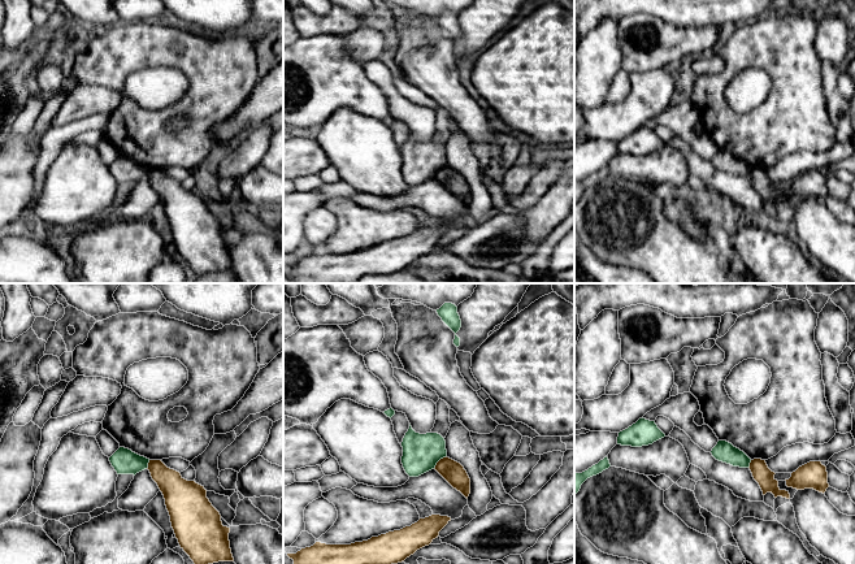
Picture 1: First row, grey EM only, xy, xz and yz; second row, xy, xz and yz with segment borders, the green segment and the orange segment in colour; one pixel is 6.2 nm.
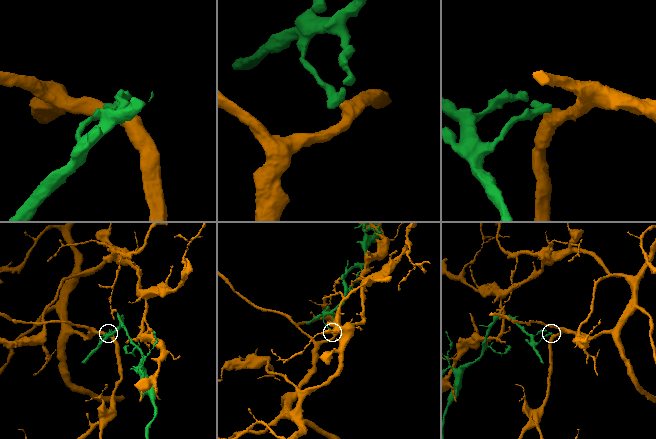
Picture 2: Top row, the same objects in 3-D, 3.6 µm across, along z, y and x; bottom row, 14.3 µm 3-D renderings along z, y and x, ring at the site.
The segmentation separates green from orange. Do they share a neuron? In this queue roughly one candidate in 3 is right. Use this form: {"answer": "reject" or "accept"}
{"answer": "reject"}

